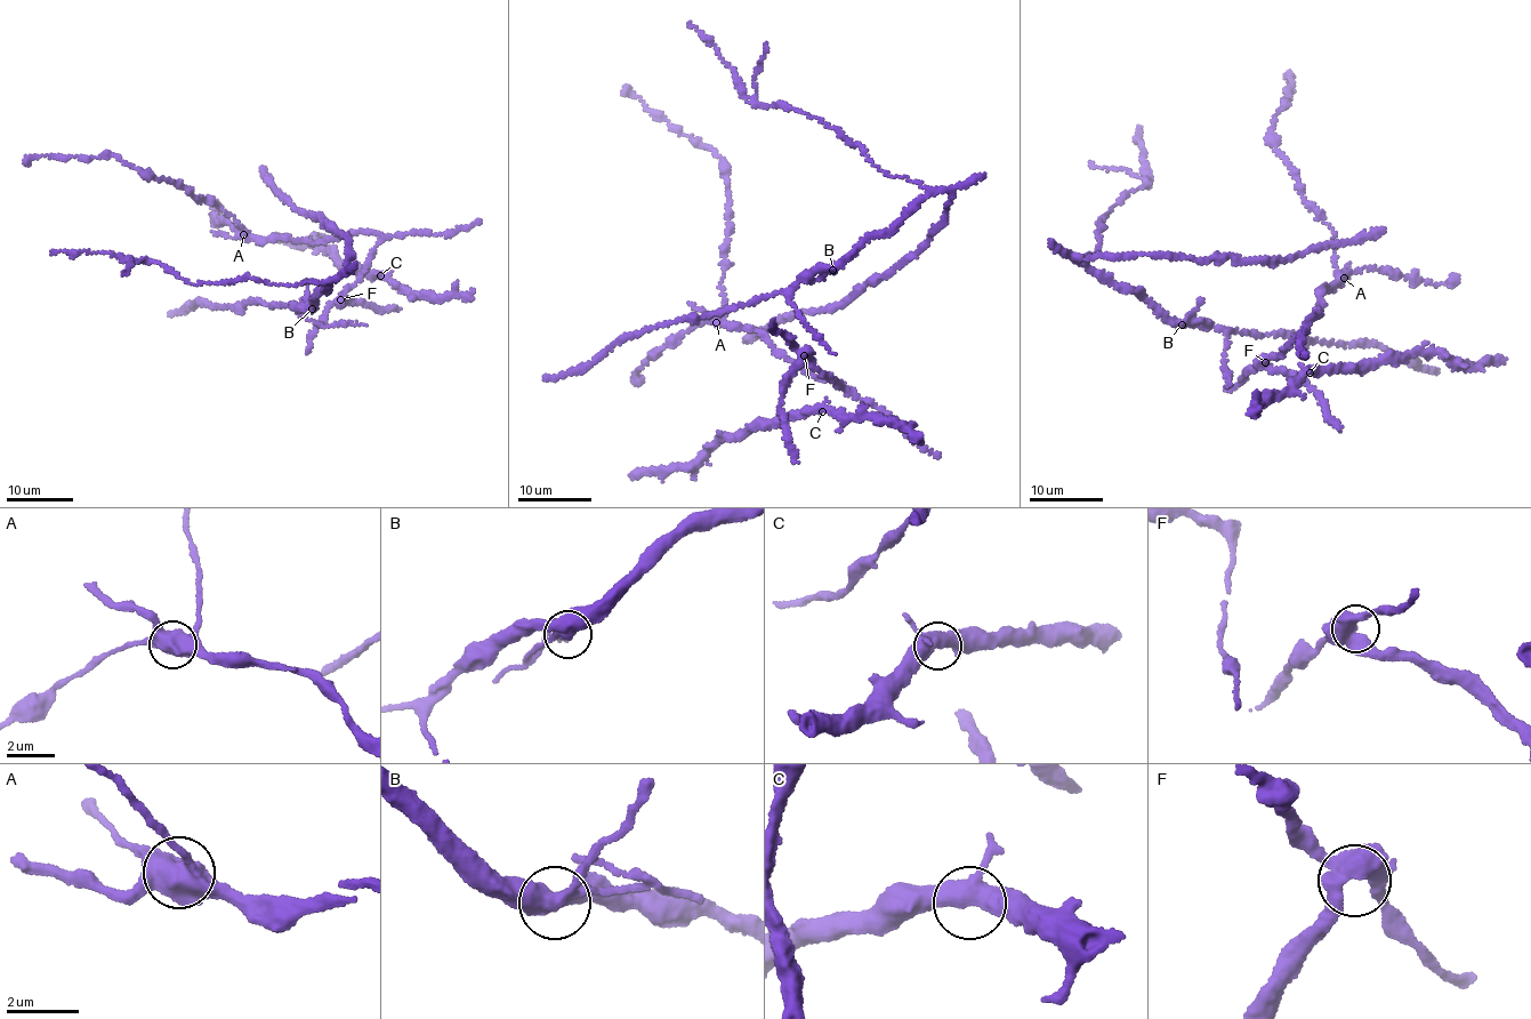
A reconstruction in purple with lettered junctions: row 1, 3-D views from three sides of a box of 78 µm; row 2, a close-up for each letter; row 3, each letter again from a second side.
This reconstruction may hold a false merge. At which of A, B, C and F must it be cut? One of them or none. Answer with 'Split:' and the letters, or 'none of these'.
Split: B

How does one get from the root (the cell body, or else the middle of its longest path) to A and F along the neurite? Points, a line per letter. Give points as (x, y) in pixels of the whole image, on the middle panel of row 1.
A: (794, 337), (791, 346), (807, 356), (811, 367), (847, 391), (776, 353), (758, 331), (716, 322)
F: (794, 337), (791, 346), (804, 355)

